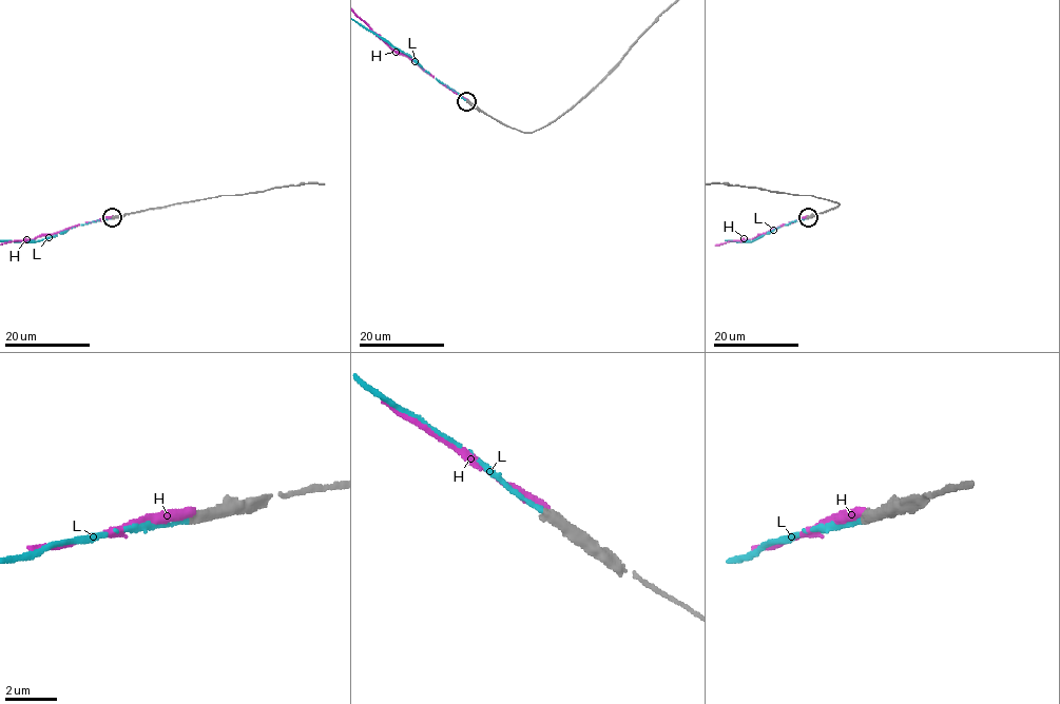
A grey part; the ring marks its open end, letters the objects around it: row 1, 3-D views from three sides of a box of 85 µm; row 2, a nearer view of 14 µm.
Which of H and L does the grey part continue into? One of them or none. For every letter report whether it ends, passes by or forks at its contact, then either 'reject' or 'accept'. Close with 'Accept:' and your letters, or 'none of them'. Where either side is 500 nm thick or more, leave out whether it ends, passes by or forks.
H: it ends there; reject
L: it ends there; accept
Accept: L

